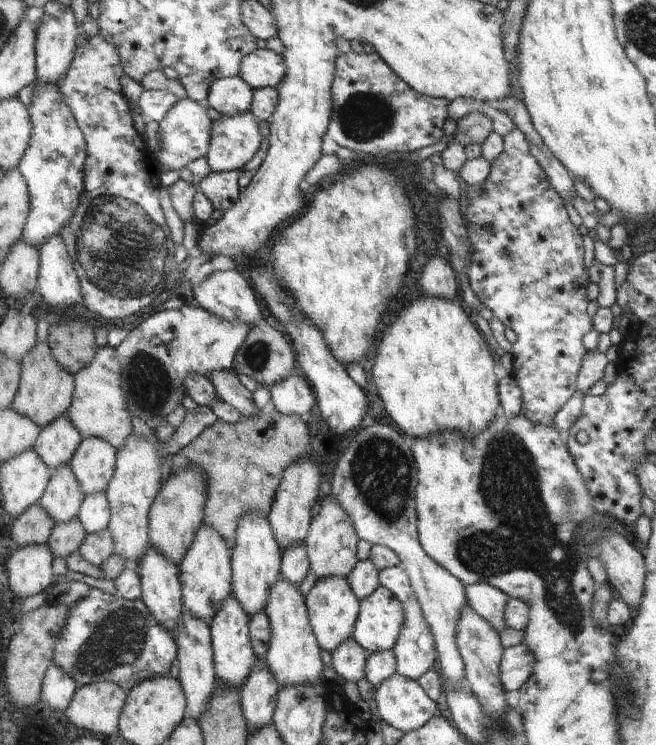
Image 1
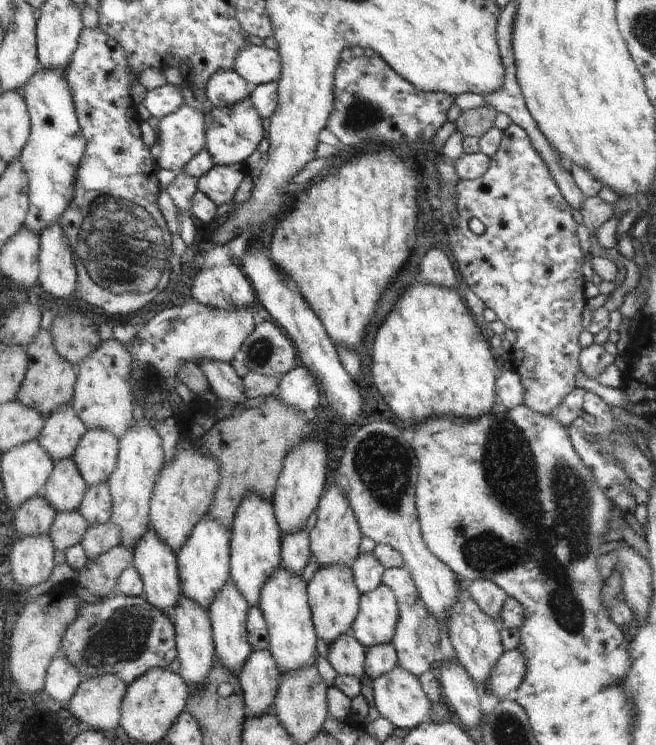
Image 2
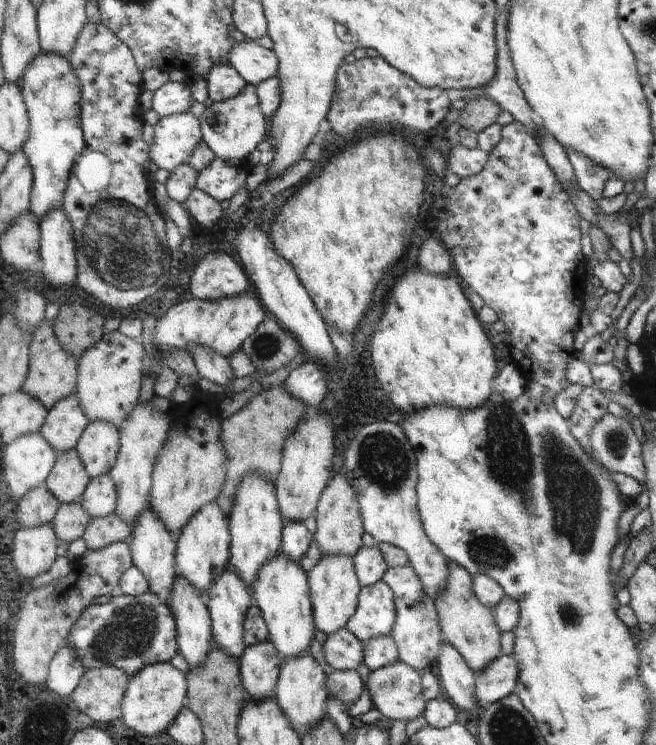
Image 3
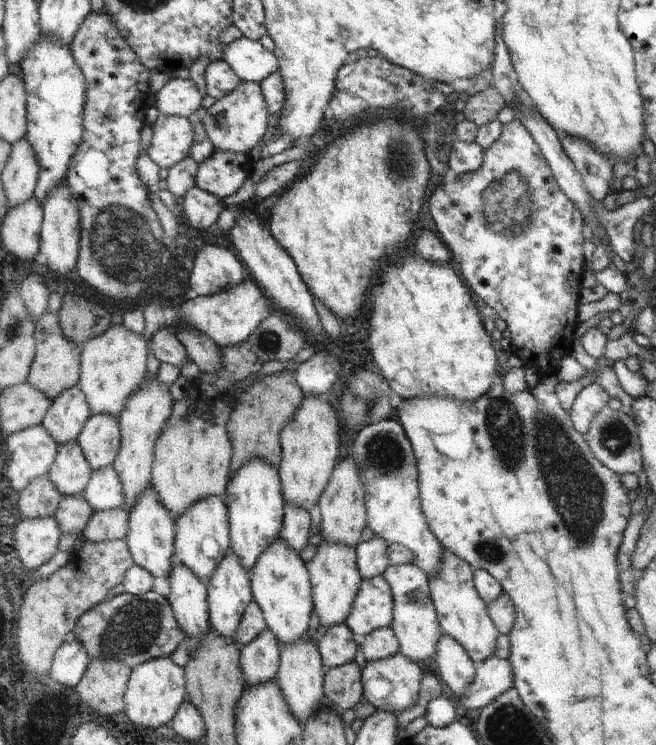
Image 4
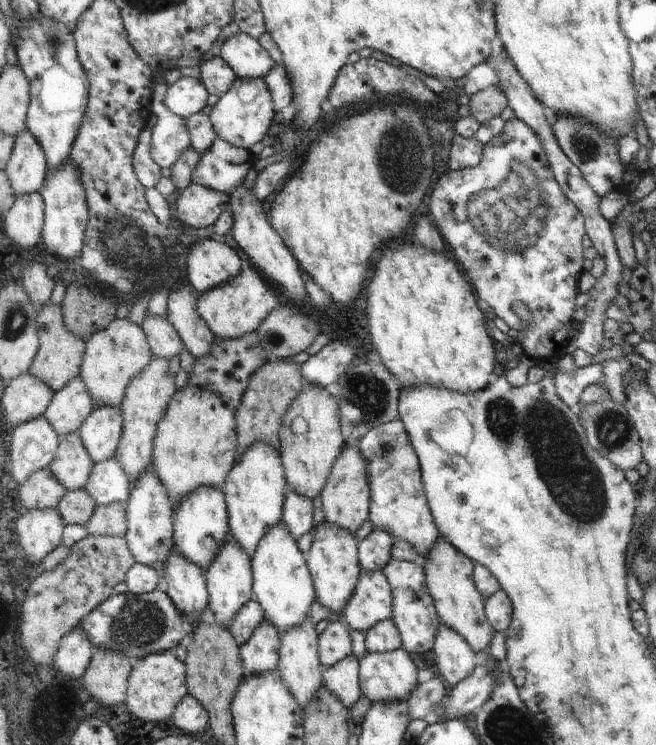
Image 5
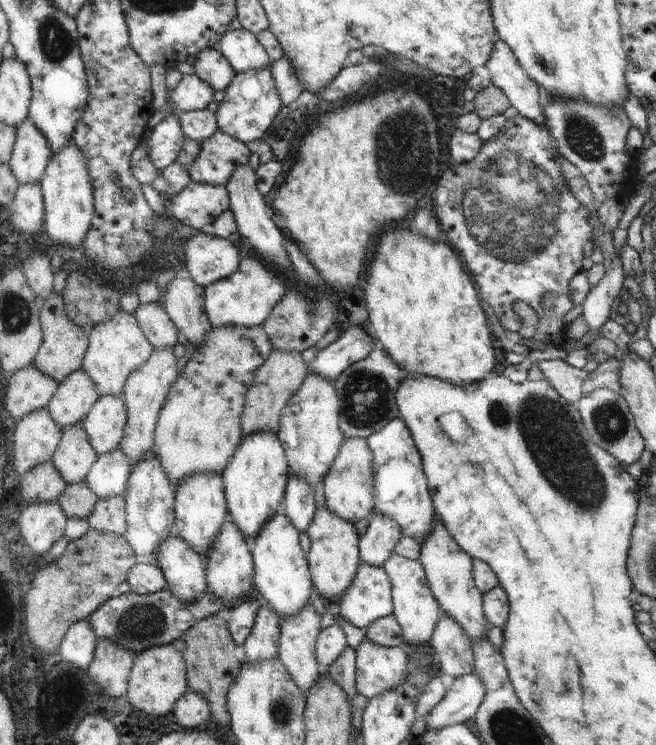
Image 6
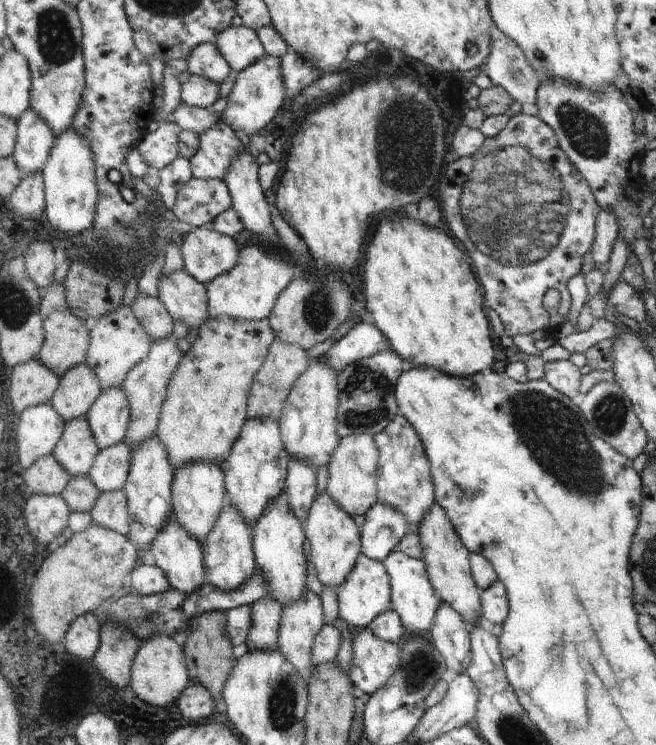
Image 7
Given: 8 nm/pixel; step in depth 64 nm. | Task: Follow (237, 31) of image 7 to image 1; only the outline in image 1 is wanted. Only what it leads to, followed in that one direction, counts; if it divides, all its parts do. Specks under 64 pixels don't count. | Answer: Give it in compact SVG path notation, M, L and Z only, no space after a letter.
M255 49L243 58L241 78L252 86L259 88L278 88L288 74L288 66L283 54L269 49Z

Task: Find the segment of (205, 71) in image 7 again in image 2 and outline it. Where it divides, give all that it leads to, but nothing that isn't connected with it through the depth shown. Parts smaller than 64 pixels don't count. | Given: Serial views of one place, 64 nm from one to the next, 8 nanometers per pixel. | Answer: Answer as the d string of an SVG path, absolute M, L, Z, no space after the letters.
M236 70L219 72L207 84L206 98L212 106L235 106L247 102L252 94L252 85Z

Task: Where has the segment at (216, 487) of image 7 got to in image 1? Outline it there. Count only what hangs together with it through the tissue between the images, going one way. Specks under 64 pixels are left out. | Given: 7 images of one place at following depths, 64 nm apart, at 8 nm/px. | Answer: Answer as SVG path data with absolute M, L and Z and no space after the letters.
M203 524L195 536L195 542L191 546L183 562L178 565L182 579L185 608L195 612L199 620L205 620L211 624L223 602L233 595L234 572L232 569L232 549L223 540L223 536L213 526Z

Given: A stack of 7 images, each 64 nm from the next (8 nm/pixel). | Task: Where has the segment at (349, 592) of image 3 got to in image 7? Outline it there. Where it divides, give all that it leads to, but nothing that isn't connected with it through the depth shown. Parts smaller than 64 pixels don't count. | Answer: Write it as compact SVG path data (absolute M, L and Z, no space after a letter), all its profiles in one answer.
M326 489L325 492L317 494L303 528L312 546L311 563L317 572L319 582L337 594L337 589L350 579L359 556L362 555L362 531L346 509L341 508L339 502Z

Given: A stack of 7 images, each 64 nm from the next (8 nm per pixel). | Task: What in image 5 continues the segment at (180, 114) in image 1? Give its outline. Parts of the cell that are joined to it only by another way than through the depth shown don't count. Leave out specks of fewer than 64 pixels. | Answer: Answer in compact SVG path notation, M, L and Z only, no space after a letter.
M155 72L153 86L152 112L155 117L152 125L152 144L150 155L161 170L171 169L179 158L192 147L192 139L187 125L187 119L170 112L164 106L164 88L158 78L163 79L163 73Z

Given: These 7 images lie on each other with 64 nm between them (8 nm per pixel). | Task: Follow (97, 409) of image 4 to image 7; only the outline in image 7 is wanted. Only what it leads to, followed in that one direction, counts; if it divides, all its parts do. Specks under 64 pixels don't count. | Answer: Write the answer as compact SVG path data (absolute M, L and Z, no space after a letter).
M123 304L119 310L92 321L90 326L90 352L87 363L95 370L102 382L103 391L107 388L120 388L126 383L127 376L133 368L138 367L150 356L151 336L143 328L129 305Z

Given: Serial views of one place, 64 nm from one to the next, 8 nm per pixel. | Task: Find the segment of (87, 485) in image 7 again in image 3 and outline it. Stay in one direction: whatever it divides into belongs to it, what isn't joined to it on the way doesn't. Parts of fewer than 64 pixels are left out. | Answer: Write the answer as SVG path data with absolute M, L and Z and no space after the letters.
M81 502L61 503L52 525L58 534L60 543L71 544L83 538L91 520L91 514L87 512L87 508L83 508Z

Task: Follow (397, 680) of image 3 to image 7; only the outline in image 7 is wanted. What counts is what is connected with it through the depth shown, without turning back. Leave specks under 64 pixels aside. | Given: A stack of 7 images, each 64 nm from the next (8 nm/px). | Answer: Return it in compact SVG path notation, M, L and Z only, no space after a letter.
M367 628L359 631L353 640L354 658L350 680L359 693L373 695L391 678L394 678L402 664L401 645L380 640Z

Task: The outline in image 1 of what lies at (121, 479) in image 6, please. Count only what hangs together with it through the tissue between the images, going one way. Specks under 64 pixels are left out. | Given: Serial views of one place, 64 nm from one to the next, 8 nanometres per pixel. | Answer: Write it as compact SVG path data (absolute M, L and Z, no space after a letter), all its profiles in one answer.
M97 492L97 494L86 496L78 518L88 534L110 528L112 512L107 492Z

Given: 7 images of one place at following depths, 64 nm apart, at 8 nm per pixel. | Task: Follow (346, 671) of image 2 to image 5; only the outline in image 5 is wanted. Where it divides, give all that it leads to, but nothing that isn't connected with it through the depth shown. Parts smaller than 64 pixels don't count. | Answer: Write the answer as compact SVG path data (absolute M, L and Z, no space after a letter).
M333 622L318 638L320 661L329 668L353 655L351 630L343 622Z

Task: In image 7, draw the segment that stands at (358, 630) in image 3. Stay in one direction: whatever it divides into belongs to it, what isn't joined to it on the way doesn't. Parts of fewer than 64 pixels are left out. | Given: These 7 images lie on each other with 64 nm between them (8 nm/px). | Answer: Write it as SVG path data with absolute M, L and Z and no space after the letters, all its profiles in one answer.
M360 555L350 579L337 589L337 600L341 619L353 628L367 629L380 615L394 610L390 574L381 561L373 561L367 556Z

